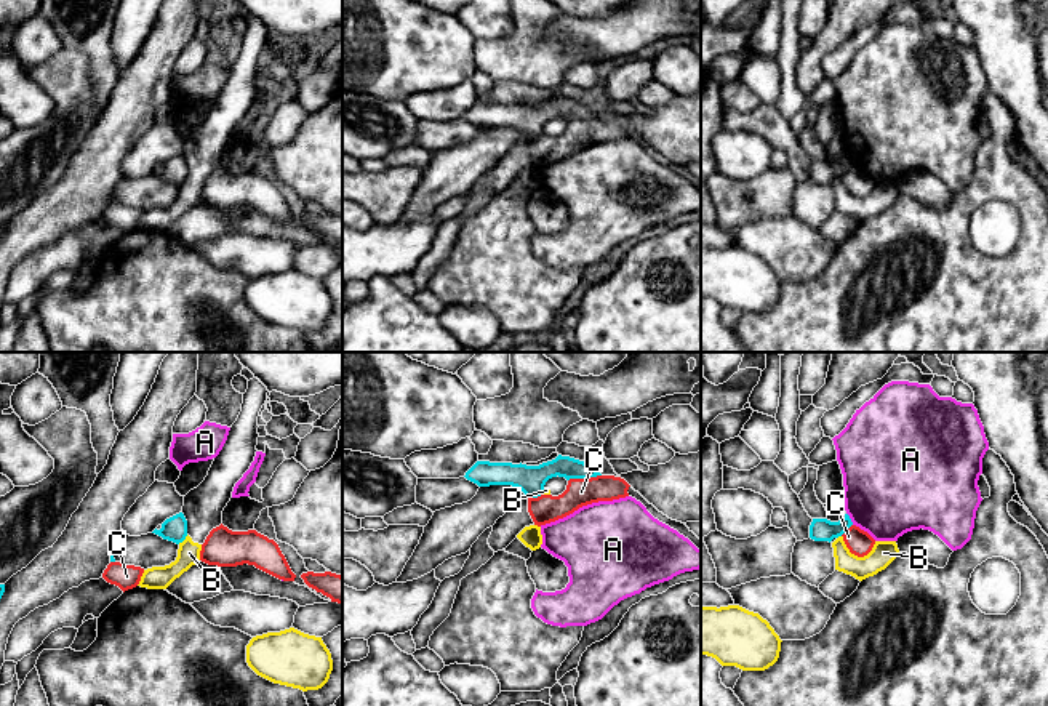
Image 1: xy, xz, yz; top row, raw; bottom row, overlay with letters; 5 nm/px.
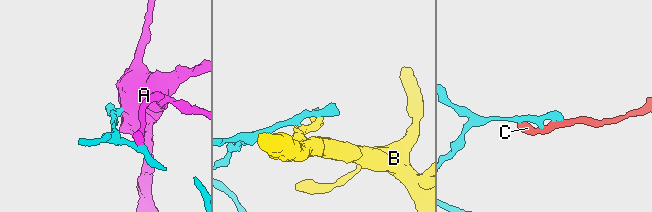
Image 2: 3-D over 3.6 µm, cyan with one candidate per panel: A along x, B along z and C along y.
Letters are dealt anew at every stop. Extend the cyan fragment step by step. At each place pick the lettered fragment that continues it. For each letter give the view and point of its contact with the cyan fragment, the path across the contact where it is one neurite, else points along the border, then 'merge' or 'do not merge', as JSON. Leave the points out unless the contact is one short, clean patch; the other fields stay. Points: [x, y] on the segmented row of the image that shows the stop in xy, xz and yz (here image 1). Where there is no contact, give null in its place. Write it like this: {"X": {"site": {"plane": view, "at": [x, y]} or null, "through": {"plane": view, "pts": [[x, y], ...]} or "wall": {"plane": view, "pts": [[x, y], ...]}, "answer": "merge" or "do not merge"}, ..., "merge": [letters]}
{"A": {"site": {"plane": "yz", "at": [850, 519]}, "answer": "do not merge"}, "B": {"site": {"plane": "xy", "at": [183, 540]}, "answer": "do not merge"}, "C": {"site": {"plane": "xz", "at": [584, 477]}, "answer": "do not merge"}, "merge": []}

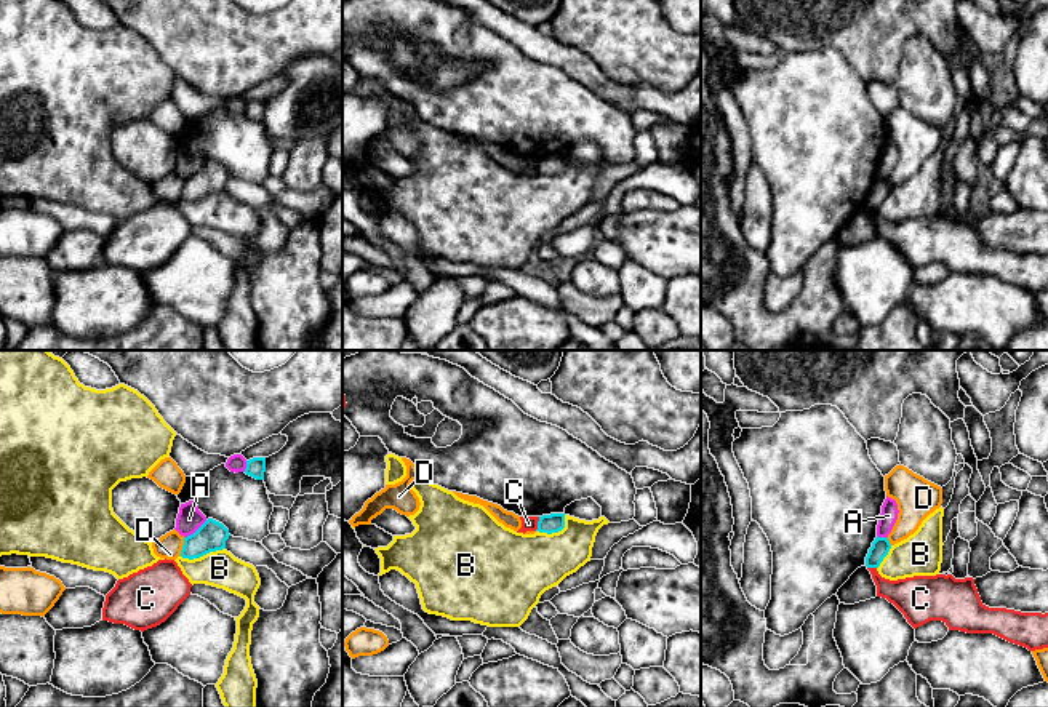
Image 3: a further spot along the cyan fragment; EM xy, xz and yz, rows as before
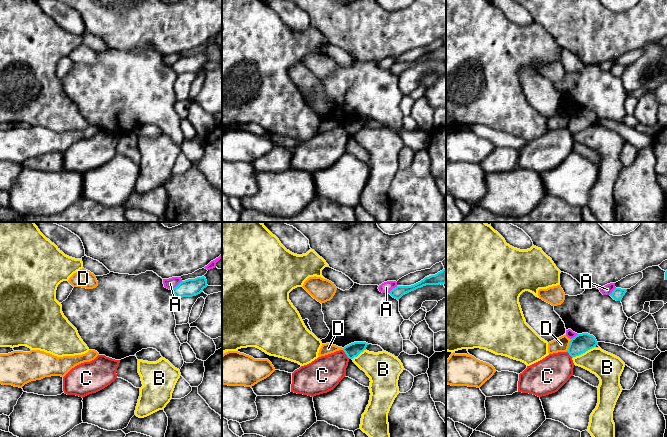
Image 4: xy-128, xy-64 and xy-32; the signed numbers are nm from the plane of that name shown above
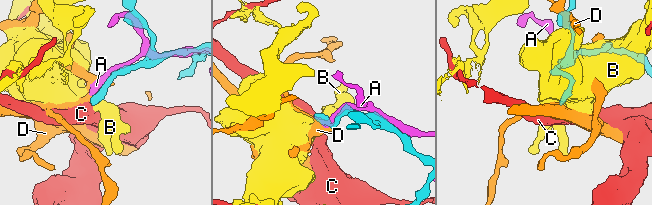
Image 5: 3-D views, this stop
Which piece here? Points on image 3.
{"A": {"site": {"plane": "xy", "at": [197, 530]}, "answer": "do not merge"}, "B": {"site": {"plane": "xy", "at": [202, 555]}, "answer": "do not merge"}, "C": {"site": {"plane": "xz", "at": [538, 523]}, "wall": {"plane": "xz", "pts": [[540, 517], [535, 530]]}, "answer": "do not merge"}, "D": {"site": {"plane": "xy", "at": [183, 547]}, "answer": "do not merge"}, "merge": []}

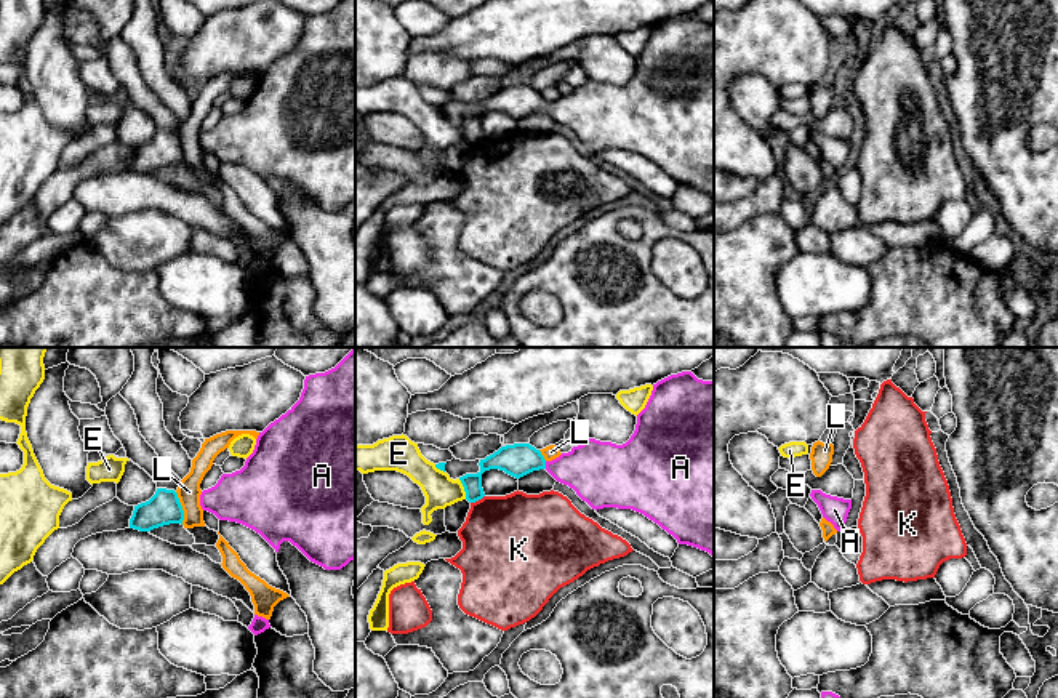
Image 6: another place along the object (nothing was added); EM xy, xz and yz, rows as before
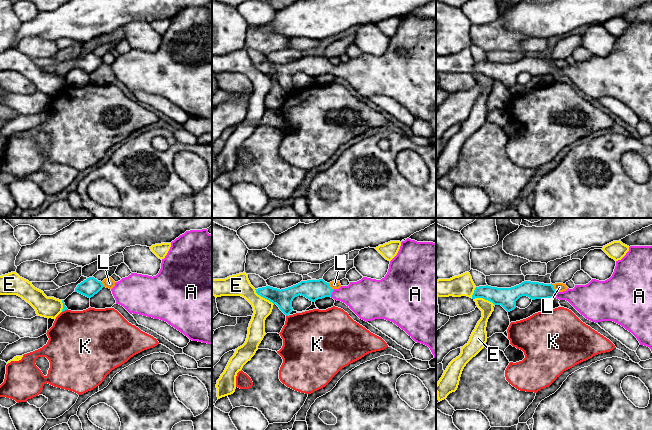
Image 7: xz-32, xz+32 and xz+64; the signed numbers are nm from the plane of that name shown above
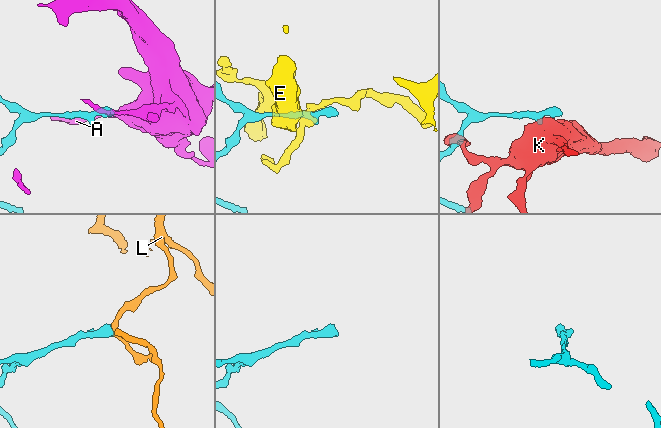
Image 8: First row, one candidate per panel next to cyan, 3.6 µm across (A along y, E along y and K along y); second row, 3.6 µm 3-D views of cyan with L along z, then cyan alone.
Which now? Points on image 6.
{"A": {"site": {"plane": "xz", "at": [545, 465]}, "through": {"plane": "xz", "pts": [[517, 460], [533, 460], [545, 465], [594, 469]]}, "answer": "merge"}, "E": {"site": {"plane": "xz", "at": [464, 489]}, "answer": "do not merge"}, "K": {"site": {"plane": "xz", "at": [477, 500]}, "answer": "do not merge"}, "L": {"site": {"plane": "xy", "at": [181, 508]}, "wall": {"plane": "xy", "pts": [[175, 492], [183, 511], [183, 524]]}, "answer": "do not merge"}, "merge": ["A"]}

